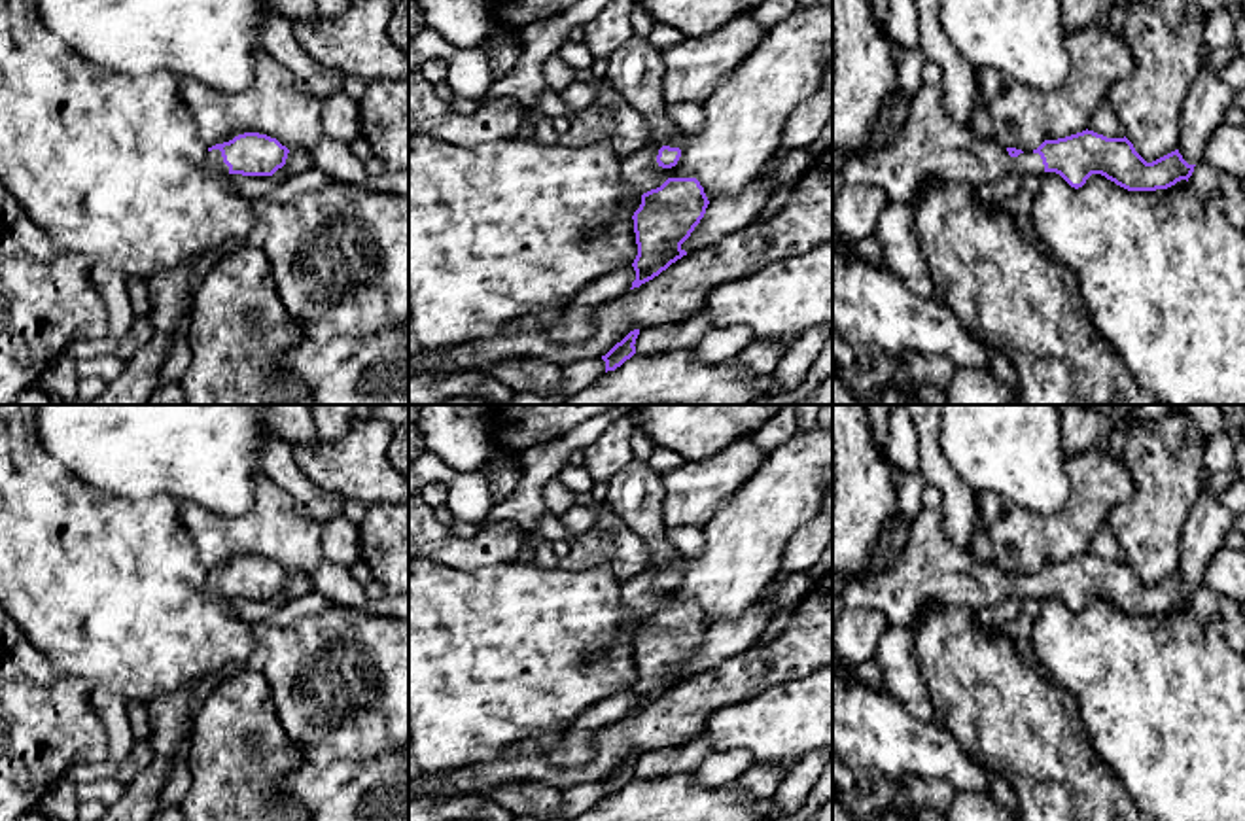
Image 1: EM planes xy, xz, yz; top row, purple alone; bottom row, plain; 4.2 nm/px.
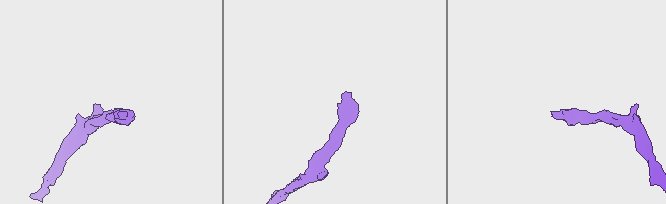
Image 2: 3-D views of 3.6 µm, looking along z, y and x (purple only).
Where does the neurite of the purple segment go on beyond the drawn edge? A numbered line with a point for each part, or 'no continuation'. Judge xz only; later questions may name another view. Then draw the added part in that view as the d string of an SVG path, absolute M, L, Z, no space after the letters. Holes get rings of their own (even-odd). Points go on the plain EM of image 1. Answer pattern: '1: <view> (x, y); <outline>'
1: xz (636, 492); M632 460L607 482L605 505L613 509L649 549L649 568L679 571L685 558L668 543L660 513L664 486L660 475L647 463Z

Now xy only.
1: xy (214, 585); M212 573L206 577L206 592L229 598L229 590L223 586L219 573Z

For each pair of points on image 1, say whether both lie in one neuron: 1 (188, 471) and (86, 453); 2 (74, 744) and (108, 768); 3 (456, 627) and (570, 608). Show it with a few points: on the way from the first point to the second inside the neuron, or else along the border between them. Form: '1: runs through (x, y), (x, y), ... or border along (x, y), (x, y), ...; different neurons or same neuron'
1: runs through (163, 453), (110, 453); same neuron
2: border along (106, 757), (80, 761), (65, 774); different neurons
3: runs through (485, 627), (542, 627); same neuron

